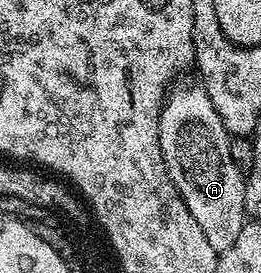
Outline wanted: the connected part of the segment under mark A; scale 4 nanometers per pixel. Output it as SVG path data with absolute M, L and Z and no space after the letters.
M199 83L185 89L173 88L160 106L160 146L168 174L176 184L180 198L190 207L198 227L206 234L210 247L219 255L234 247L234 239L242 231L245 174L230 159L230 135L210 103L210 95Z

